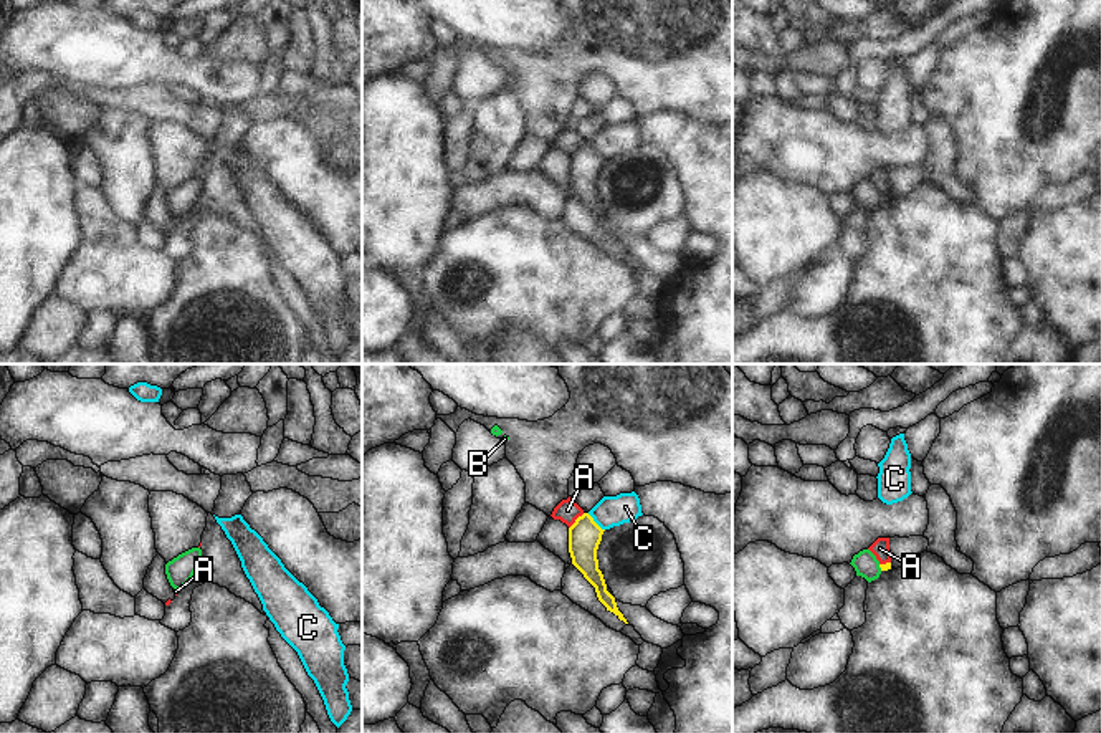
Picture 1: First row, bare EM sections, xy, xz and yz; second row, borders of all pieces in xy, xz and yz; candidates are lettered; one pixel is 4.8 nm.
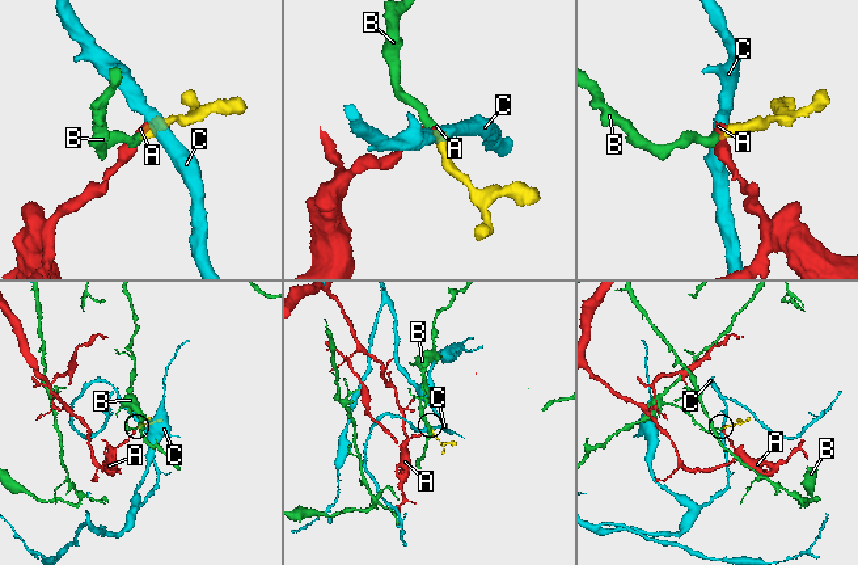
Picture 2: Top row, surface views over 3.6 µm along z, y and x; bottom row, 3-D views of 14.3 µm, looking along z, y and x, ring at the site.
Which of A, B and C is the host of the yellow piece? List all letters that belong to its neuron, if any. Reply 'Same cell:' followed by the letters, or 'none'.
Same cell: B

